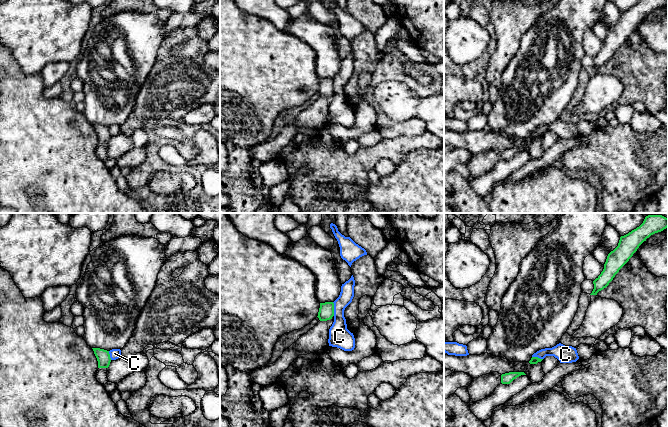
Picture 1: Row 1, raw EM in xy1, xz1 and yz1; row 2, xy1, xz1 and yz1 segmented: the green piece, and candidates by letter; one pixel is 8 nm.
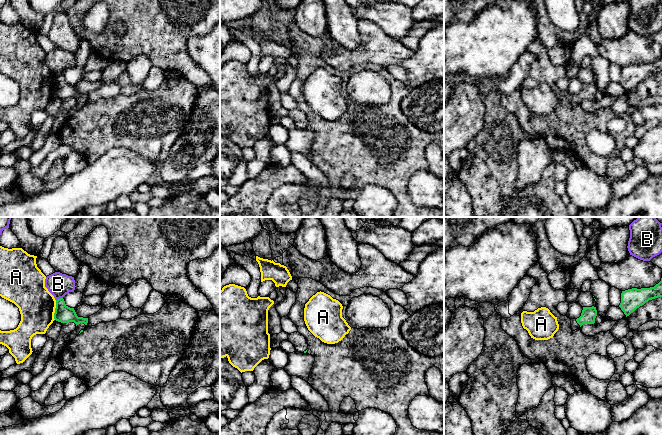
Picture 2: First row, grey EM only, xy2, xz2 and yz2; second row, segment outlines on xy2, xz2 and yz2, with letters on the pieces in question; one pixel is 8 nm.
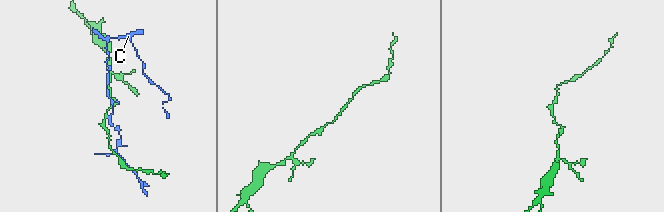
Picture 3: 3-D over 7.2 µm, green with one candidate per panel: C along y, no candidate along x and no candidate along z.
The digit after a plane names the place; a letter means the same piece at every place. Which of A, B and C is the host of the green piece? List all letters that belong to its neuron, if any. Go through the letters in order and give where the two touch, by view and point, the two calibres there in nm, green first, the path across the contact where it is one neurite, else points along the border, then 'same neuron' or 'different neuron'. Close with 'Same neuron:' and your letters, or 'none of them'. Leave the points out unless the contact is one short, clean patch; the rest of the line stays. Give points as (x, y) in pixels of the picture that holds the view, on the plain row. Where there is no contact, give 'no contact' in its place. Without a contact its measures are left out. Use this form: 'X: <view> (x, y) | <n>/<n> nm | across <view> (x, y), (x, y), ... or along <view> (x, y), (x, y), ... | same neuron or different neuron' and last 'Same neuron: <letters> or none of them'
A: xy2 (55, 86) | 140/300 nm | different neuron
B: xy2 (60, 74) | 140/190 nm | different neuron
C: xz1 (333, 85) | 130/180 nm | along xz1 (332, 78), (334, 91) | different neuron
Same neuron: none of them

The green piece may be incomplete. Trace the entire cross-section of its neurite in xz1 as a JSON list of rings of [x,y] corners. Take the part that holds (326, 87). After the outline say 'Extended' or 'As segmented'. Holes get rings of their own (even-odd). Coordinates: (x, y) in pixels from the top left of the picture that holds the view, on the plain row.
[[[333,78],[320,79],[320,84],[317,92],[319,96],[327,97],[332,95],[333,92],[334,92],[334,79]]]. As segmented

